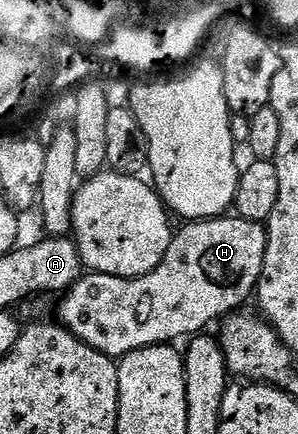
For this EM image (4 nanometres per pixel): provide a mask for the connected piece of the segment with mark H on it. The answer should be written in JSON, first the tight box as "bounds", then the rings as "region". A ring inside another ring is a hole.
{"bounds":[57,214,266,358],"region":[[[237,214],[218,216],[215,220],[186,222],[175,231],[170,239],[168,254],[152,270],[136,279],[109,276],[90,272],[77,280],[61,297],[57,319],[83,344],[103,352],[105,356],[121,358],[137,348],[153,344],[178,342],[181,336],[193,337],[201,333],[213,320],[229,317],[246,299],[255,295],[258,279],[264,266],[266,249],[266,224],[243,220]]]}

